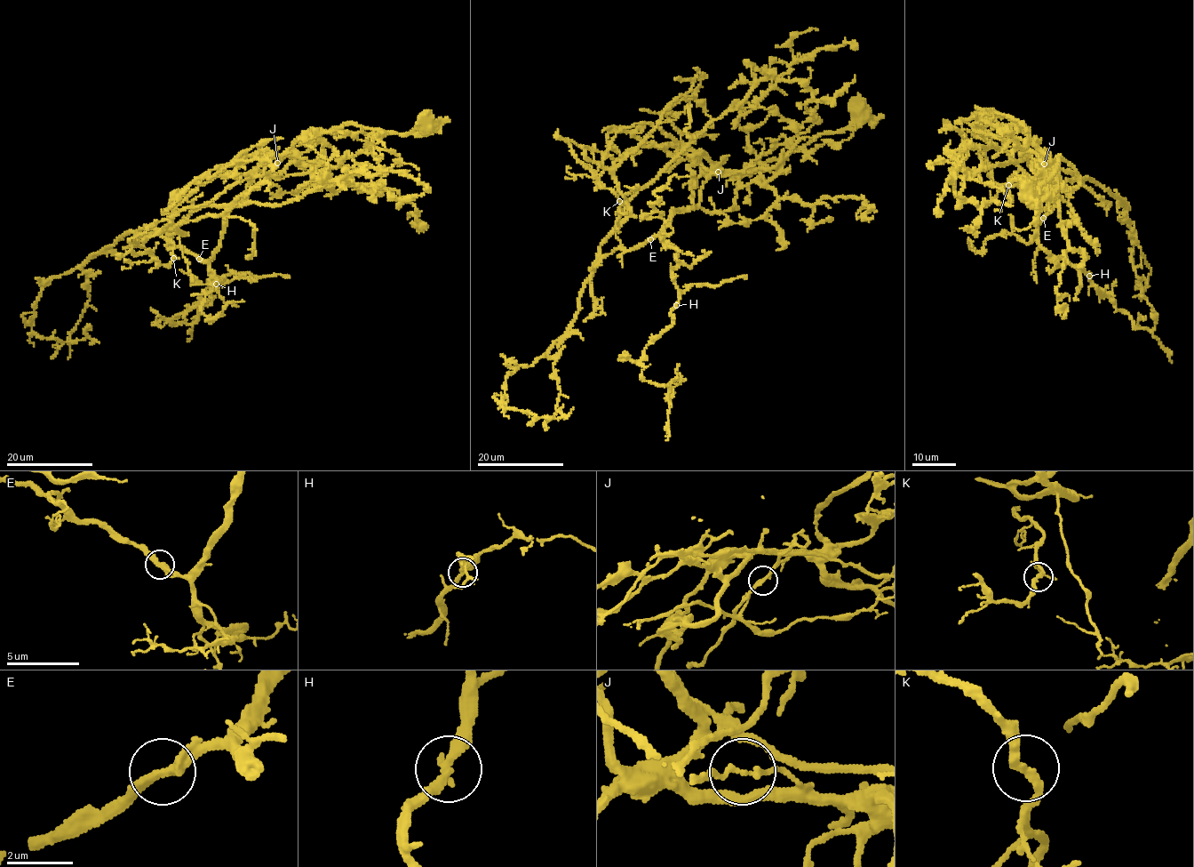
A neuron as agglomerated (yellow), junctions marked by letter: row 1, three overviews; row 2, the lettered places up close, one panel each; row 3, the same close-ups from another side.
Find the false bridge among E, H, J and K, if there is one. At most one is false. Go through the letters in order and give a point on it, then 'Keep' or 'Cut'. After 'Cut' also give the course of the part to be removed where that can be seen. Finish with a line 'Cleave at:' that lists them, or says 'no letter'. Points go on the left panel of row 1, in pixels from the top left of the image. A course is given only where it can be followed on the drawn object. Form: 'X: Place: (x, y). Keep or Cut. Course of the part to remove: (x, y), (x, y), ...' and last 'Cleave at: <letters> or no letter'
E: Place: (199, 259). Keep
H: Place: (216, 284). Keep
J: Place: (277, 163). Cut. Course of the part to remove: (277, 163), (221, 168), (171, 212), (184, 234), (166, 231), (205, 204), (286, 204), (340, 178), (425, 195)
K: Place: (173, 258). Keep
Cleave at: J

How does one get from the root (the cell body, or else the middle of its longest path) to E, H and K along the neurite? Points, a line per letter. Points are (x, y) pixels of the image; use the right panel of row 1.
E: (1028, 194), (1038, 197), (1058, 156), (1075, 169), (1078, 187), (1043, 191), (1038, 222), (1044, 219)
H: (1028, 194), (1038, 197), (1058, 156), (1075, 169), (1078, 187), (1043, 191), (1038, 244), (1088, 275)
K: (1028, 194), (1038, 197), (1058, 156), (1078, 178), (1074, 188), (1043, 191), (1039, 223), (1054, 188), (1008, 185)

